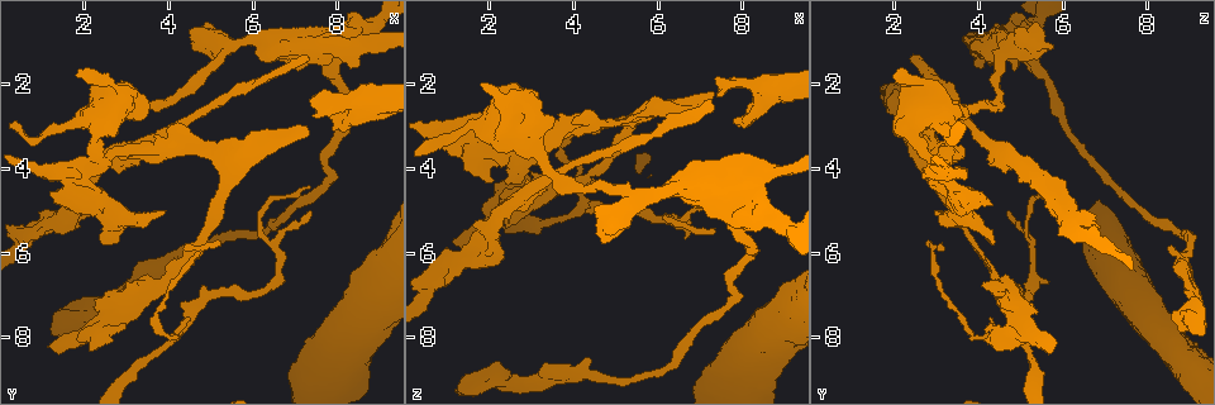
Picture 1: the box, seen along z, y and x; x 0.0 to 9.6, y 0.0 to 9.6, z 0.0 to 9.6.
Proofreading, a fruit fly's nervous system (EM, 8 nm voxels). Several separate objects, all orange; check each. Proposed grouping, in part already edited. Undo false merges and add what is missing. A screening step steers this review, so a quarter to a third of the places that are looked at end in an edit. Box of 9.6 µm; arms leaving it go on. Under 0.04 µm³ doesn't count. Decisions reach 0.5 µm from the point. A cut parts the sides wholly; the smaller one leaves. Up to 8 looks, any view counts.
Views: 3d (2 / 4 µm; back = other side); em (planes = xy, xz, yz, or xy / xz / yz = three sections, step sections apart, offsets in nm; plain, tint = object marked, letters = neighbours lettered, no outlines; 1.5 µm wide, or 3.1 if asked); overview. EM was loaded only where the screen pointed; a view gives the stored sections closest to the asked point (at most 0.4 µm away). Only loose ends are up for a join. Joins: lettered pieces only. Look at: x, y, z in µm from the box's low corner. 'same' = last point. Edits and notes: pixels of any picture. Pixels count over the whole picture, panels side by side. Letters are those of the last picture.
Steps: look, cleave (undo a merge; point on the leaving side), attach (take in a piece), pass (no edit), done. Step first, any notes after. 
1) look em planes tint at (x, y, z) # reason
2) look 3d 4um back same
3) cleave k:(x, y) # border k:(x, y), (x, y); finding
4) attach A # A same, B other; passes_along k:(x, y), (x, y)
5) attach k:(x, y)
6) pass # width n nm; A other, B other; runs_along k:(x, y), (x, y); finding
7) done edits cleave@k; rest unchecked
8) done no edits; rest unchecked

look em xy step 8 tint at (2.30, 3.70, 2.85) # narrows sharply

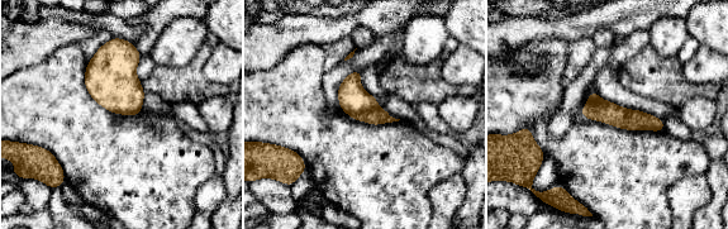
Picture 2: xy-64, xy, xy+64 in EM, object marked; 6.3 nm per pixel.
look em planes letters same

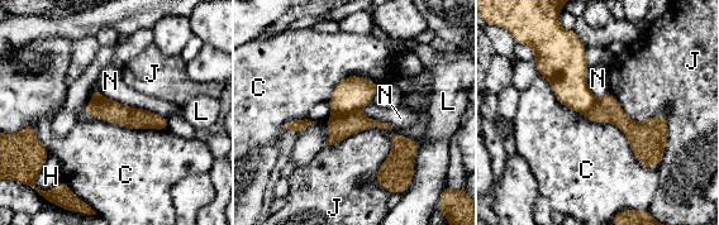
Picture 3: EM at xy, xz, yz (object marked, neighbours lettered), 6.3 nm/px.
cleave 3:(342, 125) # C other, H other, J other, L other, N other; border 3:(360, 108), (352, 111), (333, 114); two neurons meet here

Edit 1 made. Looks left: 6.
look overview # see it whole again

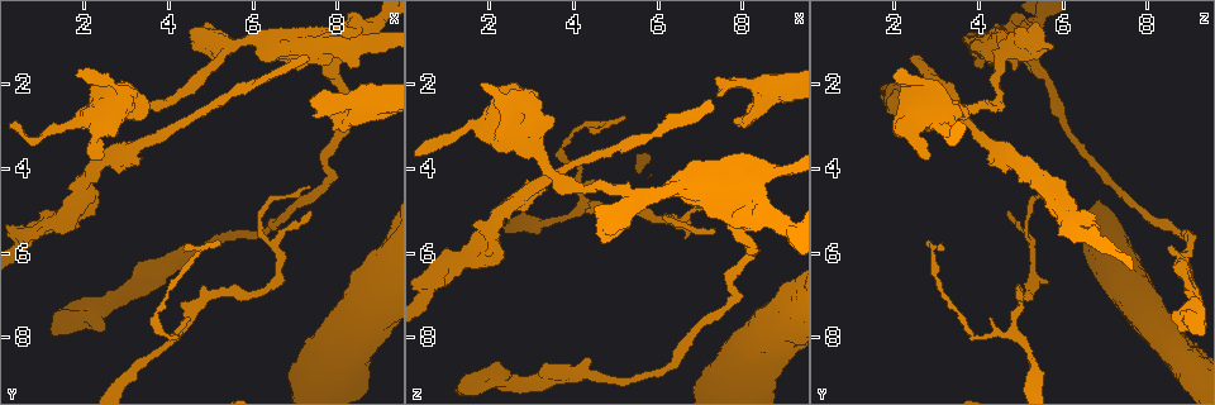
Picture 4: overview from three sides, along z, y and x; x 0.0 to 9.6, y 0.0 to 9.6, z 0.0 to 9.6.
look 3d 4um at (7.25, 8.00, 8.65) # free end

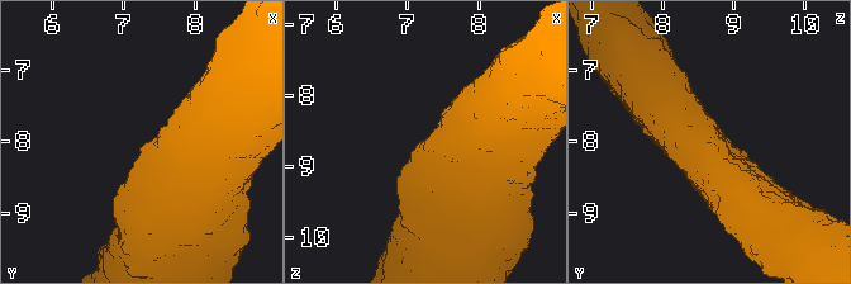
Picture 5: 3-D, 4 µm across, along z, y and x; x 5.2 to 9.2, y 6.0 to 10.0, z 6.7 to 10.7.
look em planes tint at (7.25, 8.00, 8.60) # need the tissue

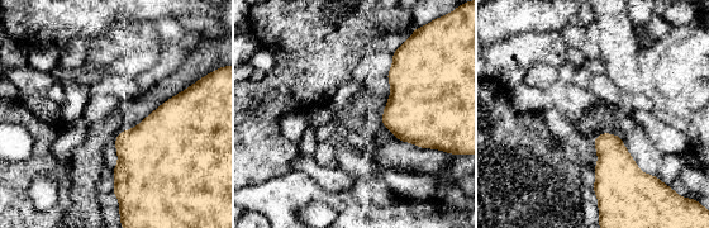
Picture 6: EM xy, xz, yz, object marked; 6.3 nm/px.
look em planes letters same # what lies round it

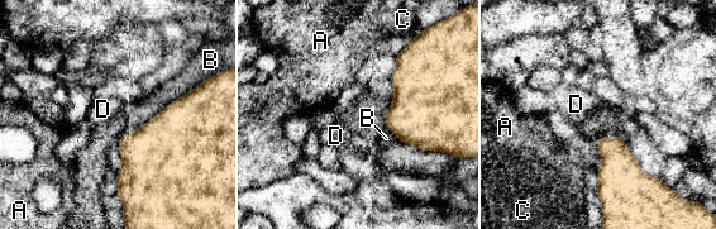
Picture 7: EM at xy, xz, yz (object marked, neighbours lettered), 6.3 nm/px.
pass # longest_contact B 380 nm; A other, B other, C other, D other; none of them fits

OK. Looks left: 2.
done edits cleave@3; rest unchecked

